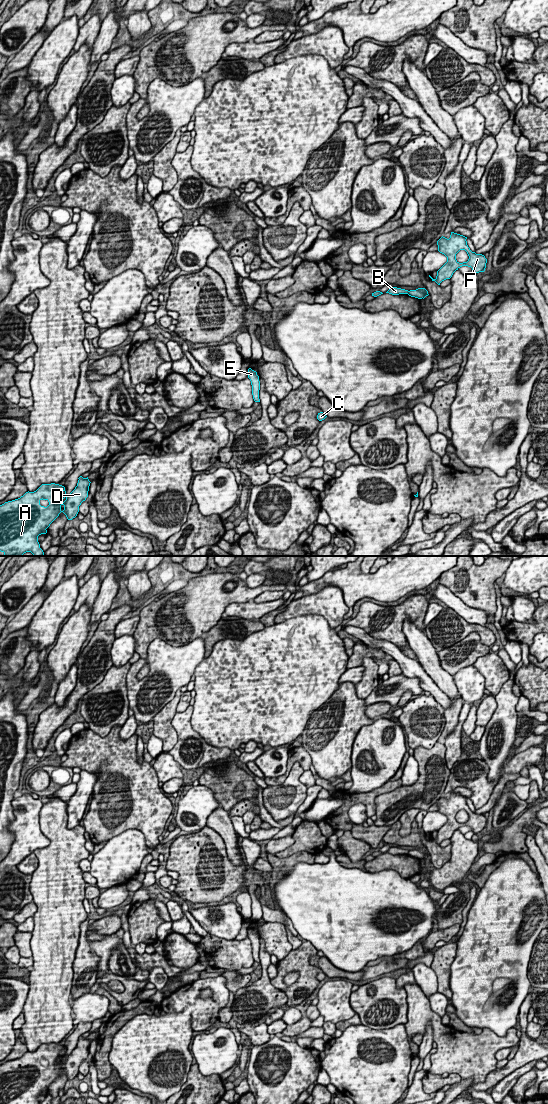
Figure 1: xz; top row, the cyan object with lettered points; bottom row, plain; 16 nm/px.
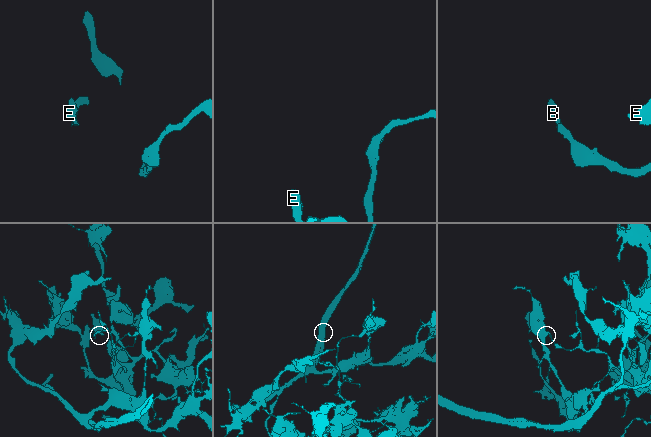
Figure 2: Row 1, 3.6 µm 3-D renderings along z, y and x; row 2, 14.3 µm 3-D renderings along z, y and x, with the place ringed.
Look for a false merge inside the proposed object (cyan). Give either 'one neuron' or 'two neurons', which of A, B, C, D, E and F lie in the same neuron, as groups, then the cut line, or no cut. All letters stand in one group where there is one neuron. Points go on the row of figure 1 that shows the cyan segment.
two neurons | A D F / B C E | xz (409, 291), (407, 293)

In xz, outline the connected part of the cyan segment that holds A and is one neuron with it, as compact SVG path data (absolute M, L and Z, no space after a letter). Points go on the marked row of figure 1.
M80 476L75 489L66 494L65 487L59 484L42 484L34 492L26 492L18 499L0 505L0 551L4 556L22 556L31 552L33 556L44 556L38 536L47 533L50 524L63 512L68 520L75 518L79 506L88 497L90 481Z

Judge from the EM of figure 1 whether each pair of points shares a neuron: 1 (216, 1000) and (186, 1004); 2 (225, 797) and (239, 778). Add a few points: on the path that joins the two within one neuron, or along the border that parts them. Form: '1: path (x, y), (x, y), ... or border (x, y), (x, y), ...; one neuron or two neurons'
1: path (209, 1004), (193, 1004); one neuron
2: path (225, 792), (234, 782); one neuron

